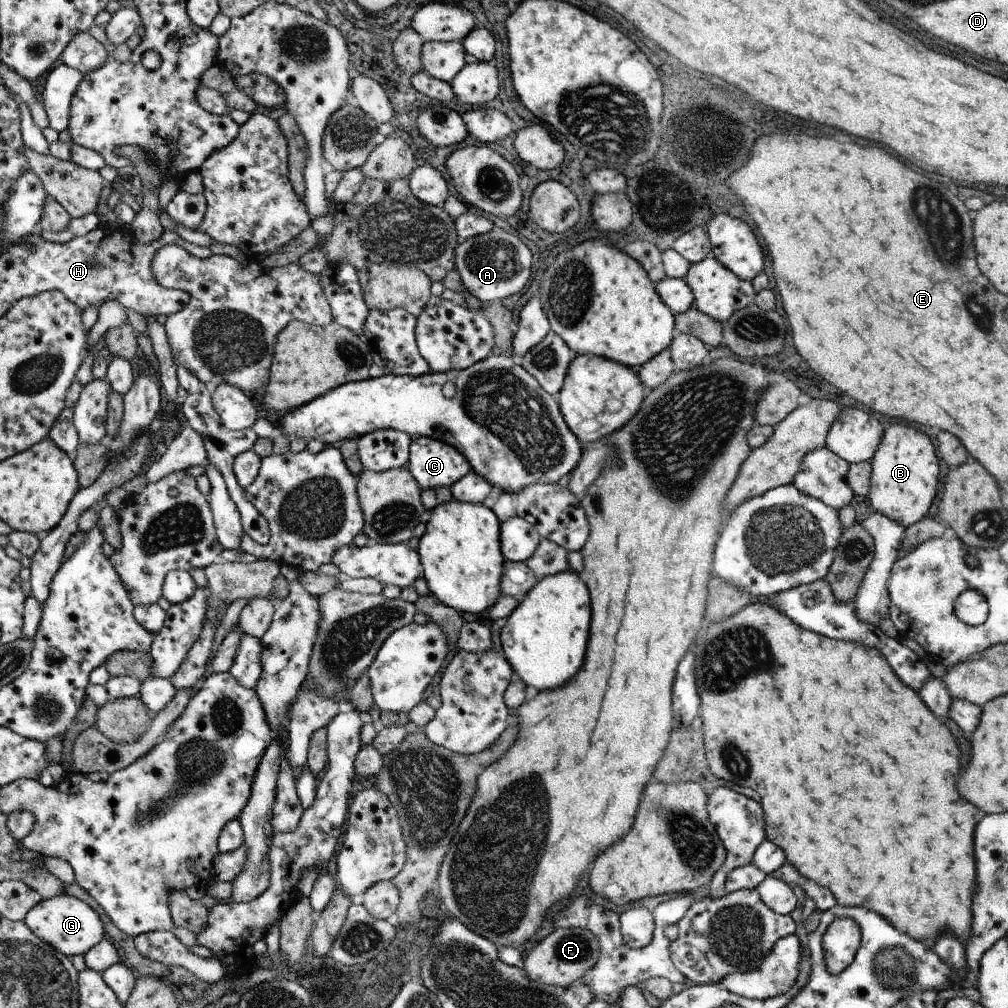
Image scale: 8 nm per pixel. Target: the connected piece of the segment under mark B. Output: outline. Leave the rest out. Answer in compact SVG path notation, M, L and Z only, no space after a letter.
M894 424L884 430L882 440L870 460L871 476L867 496L875 512L905 527L926 517L938 492L940 464L934 448L928 436L914 430L912 426Z

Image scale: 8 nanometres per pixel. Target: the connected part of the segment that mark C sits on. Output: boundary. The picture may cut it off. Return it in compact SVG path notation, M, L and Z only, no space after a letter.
M430 437L413 438L409 446L408 470L420 488L450 488L472 471L468 459L448 443Z

